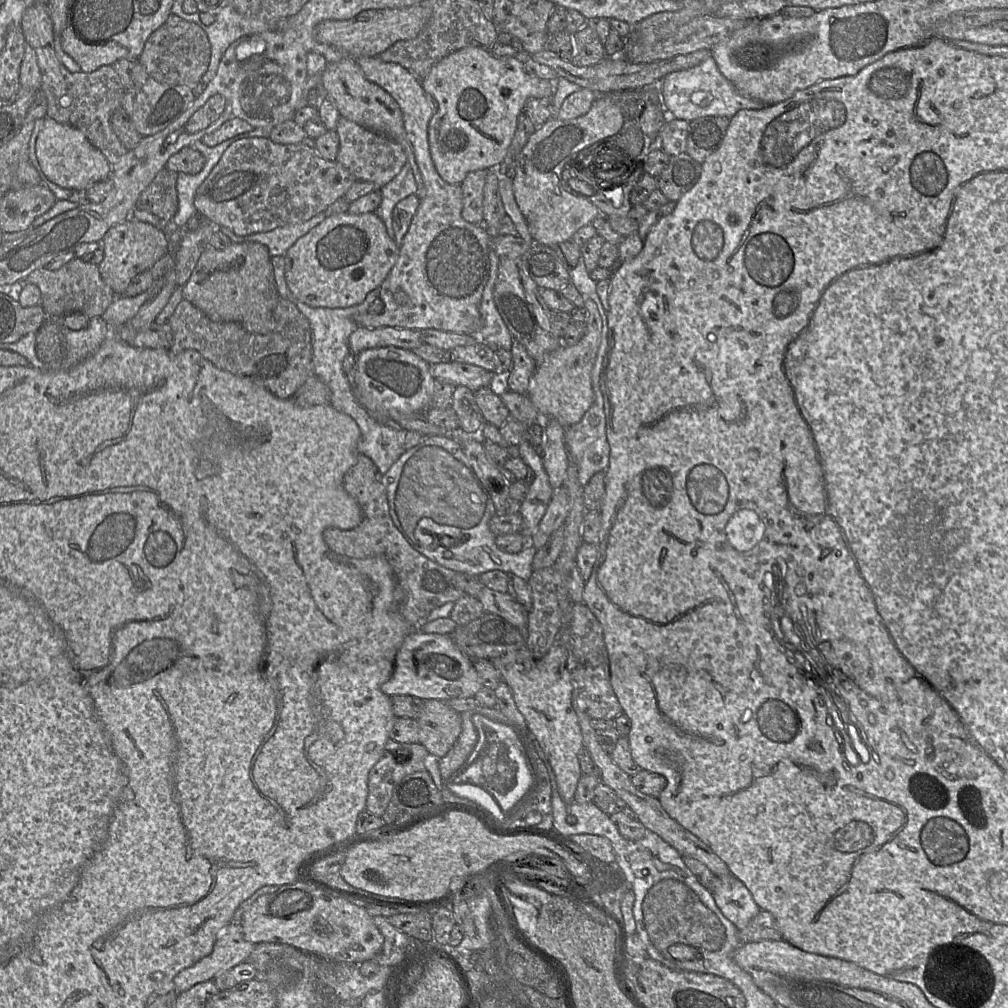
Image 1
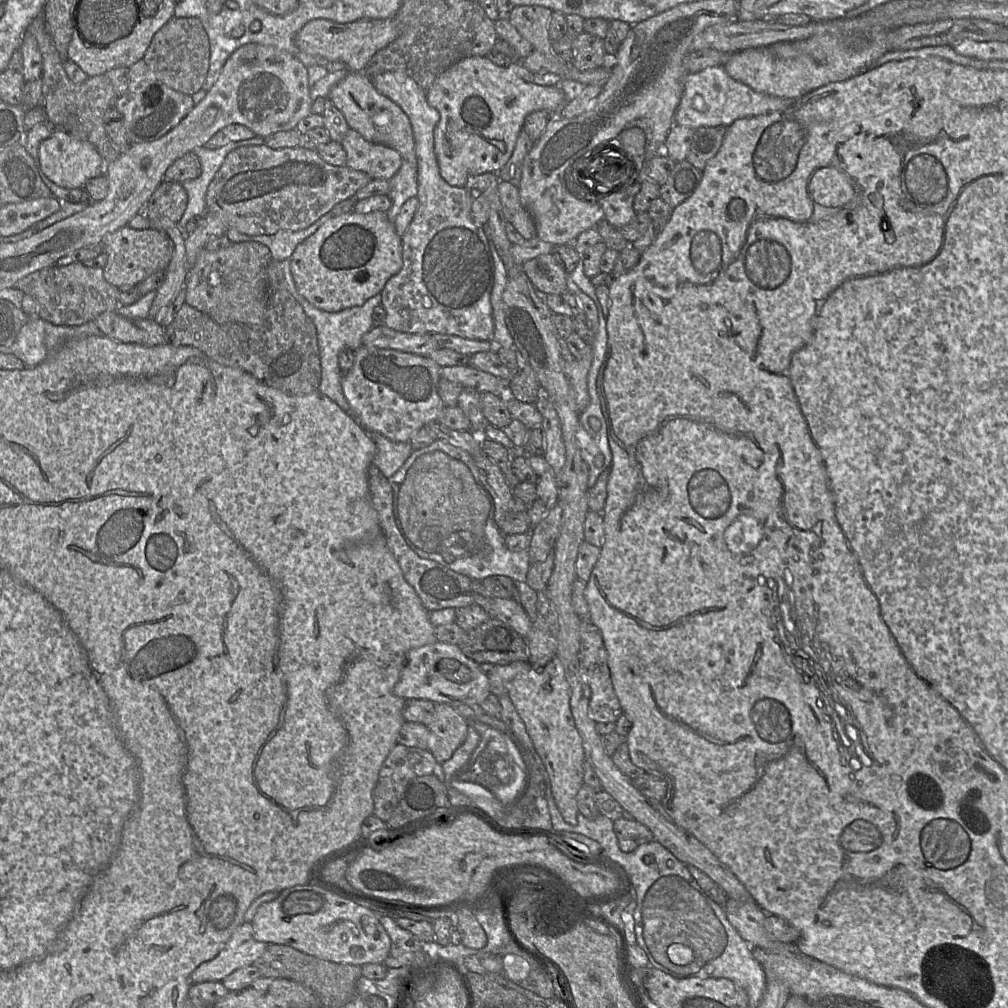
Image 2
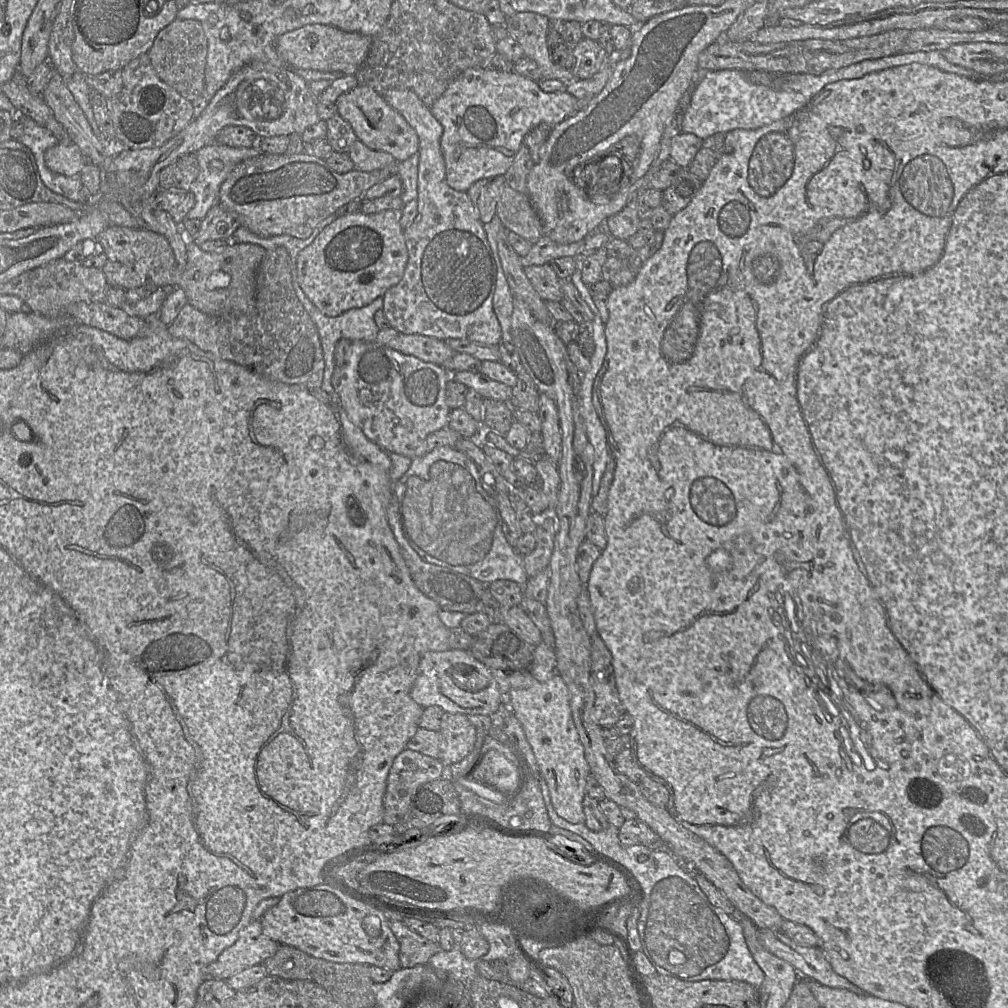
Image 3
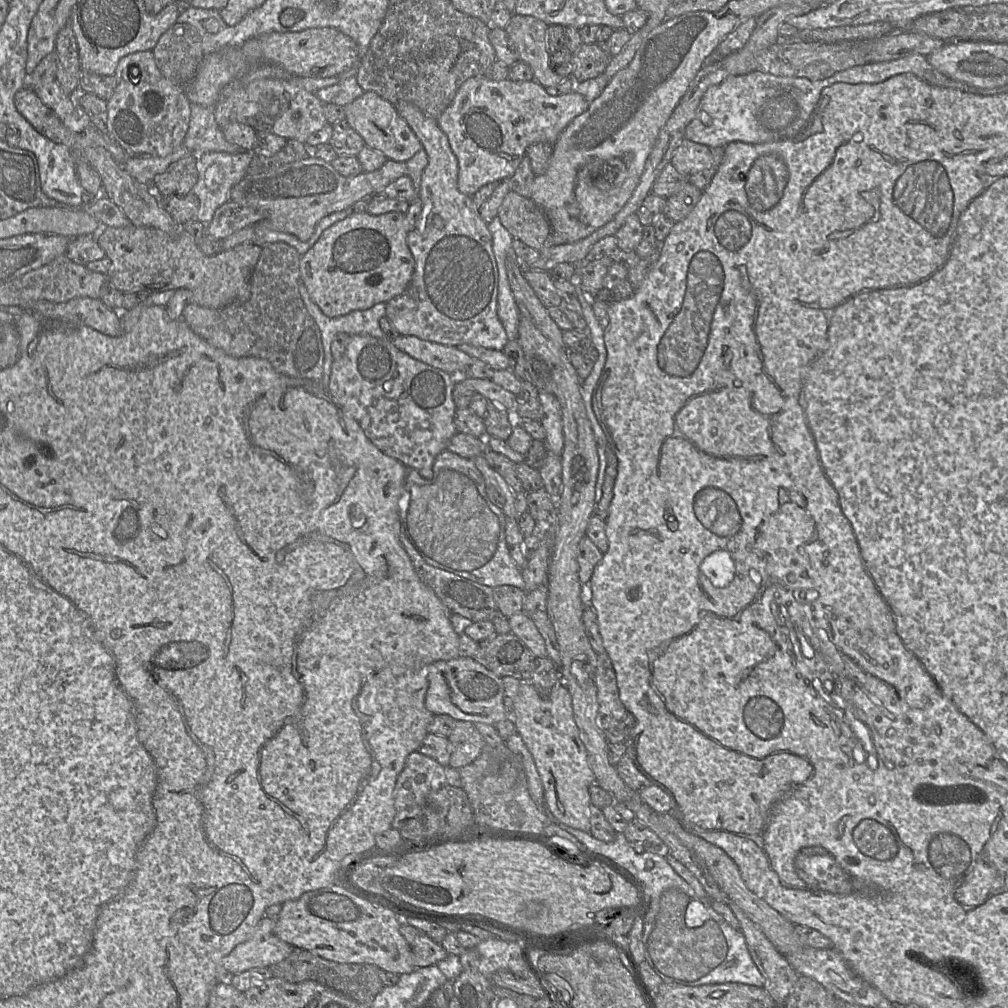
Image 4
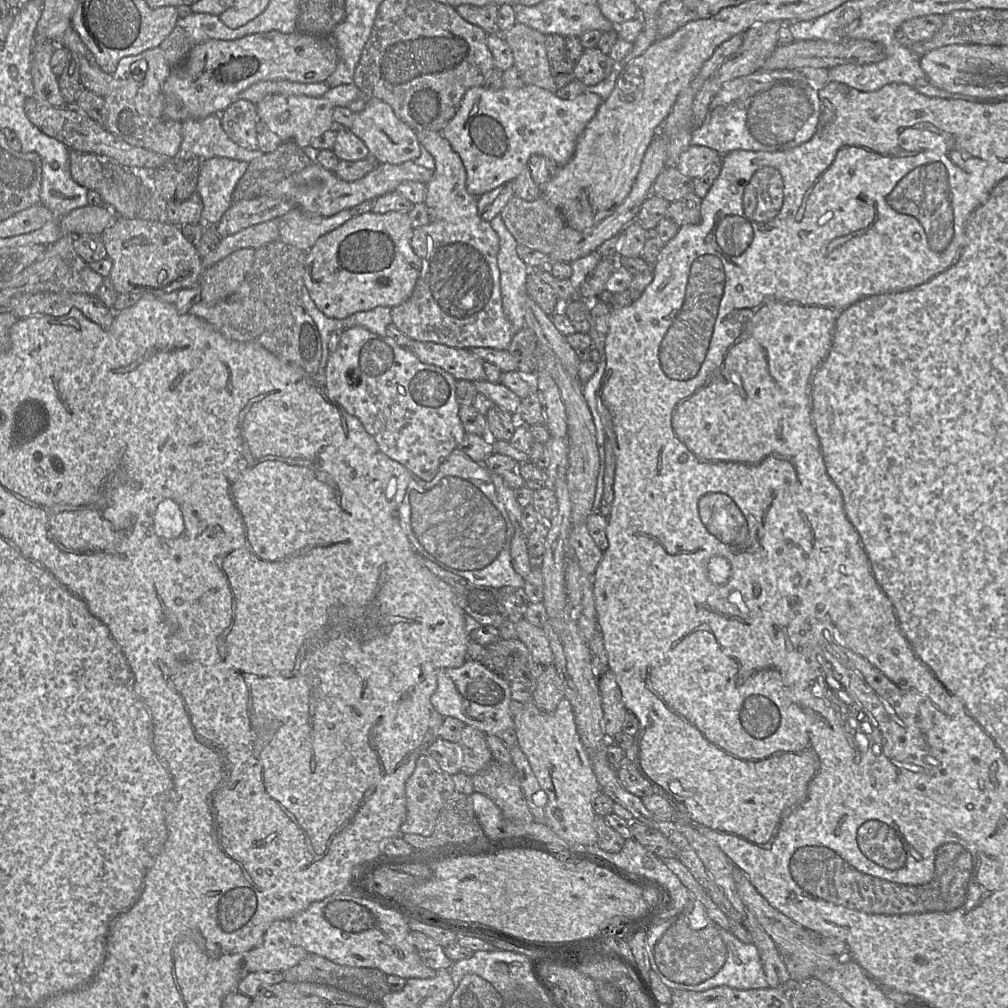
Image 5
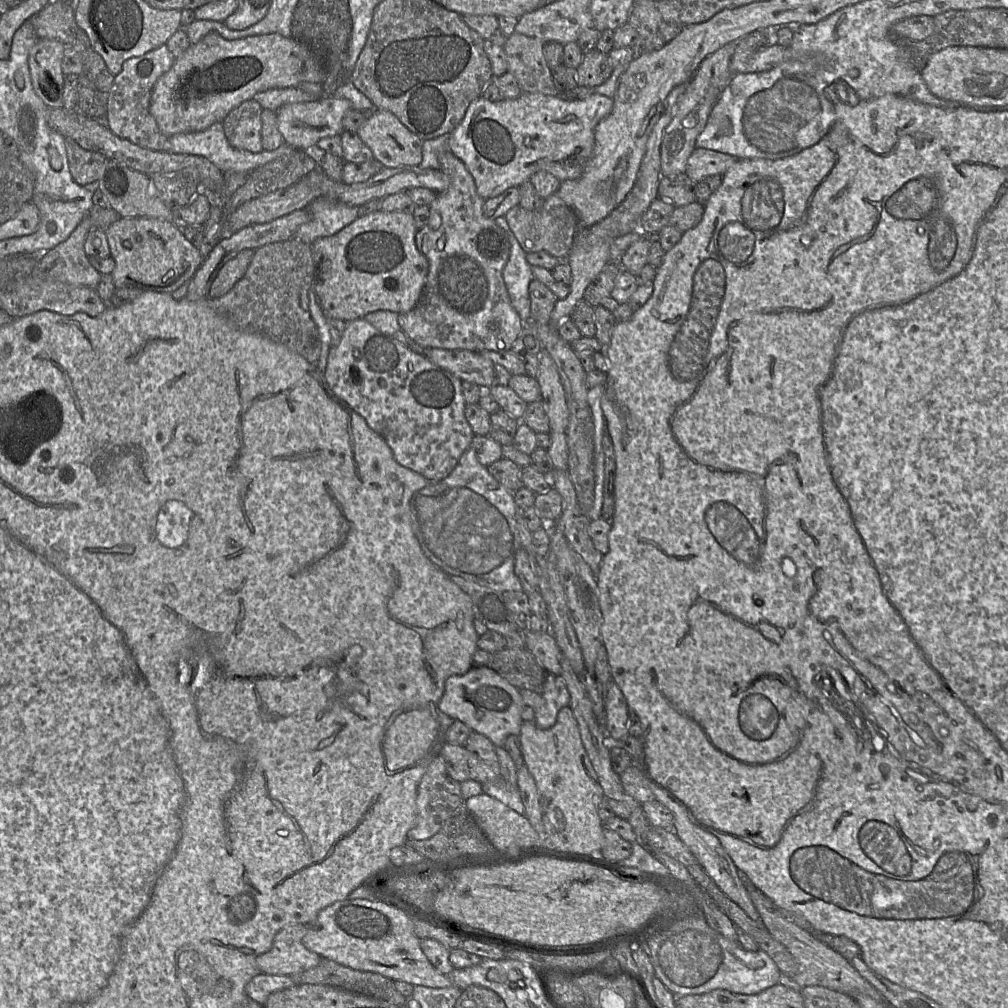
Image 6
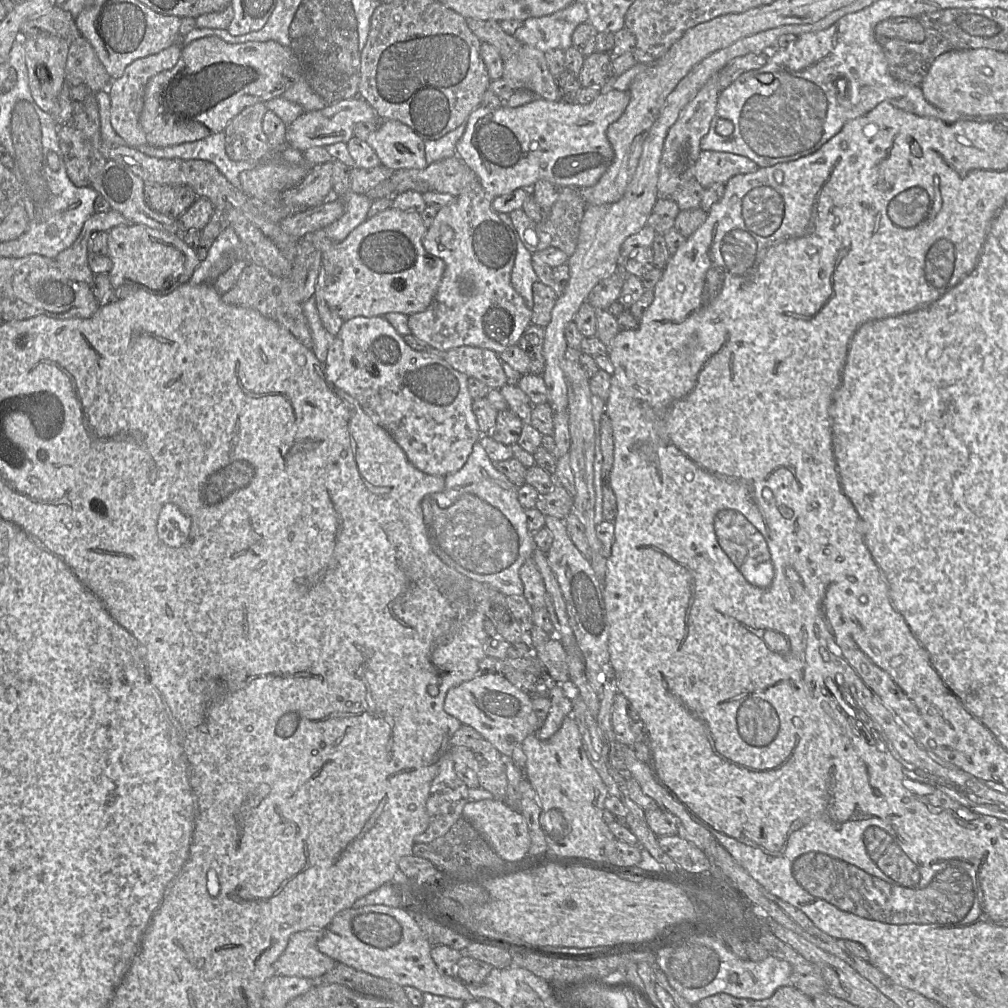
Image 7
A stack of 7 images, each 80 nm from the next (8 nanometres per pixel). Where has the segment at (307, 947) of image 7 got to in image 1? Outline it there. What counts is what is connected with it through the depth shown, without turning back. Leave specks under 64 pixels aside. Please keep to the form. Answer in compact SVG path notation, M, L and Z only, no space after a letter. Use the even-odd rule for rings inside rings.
M230 923L218 933L213 951L193 966L179 972L174 984L179 992L197 983L212 980L218 974L245 962L255 948L244 939L240 924Z

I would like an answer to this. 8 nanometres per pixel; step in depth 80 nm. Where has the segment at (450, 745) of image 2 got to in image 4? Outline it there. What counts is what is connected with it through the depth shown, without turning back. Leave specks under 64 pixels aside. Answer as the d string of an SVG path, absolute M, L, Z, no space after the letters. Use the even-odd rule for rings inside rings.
M462 720L456 721L448 740L451 745L449 766L456 769L473 763L486 745L475 724Z

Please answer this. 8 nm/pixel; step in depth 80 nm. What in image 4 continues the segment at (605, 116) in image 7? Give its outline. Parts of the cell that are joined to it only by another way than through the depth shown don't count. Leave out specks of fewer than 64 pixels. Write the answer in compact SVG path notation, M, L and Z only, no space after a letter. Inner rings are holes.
M485 75L467 79L458 89L452 103L440 115L437 122L447 135L458 165L458 189L472 197L481 187L501 179L509 179L526 155L528 146L535 143L554 145L561 132L577 116L584 113L590 102L576 92L553 96L535 80L515 82L510 79L494 81Z

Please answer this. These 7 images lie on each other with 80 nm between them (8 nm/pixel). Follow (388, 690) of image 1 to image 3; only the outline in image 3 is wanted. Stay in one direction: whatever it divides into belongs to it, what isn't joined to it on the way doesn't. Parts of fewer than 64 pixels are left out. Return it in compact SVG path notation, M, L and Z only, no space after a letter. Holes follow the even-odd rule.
M459 649L425 653L420 661L417 676L410 695L412 699L423 708L436 705L442 708L445 712L460 713L467 716L490 716L501 704L498 686L490 669L476 660L469 651Z

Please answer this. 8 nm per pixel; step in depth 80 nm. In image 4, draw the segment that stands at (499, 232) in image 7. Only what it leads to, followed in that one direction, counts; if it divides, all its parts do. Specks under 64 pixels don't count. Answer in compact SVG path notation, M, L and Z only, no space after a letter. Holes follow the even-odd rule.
M406 101L394 106L421 142L428 164L422 173L419 188L421 215L407 236L407 244L415 260L414 272L407 289L386 303L386 317L400 335L413 335L450 346L469 344L502 351L509 340L497 315L499 274L488 224L477 212L472 197L458 189L458 160L437 120Z

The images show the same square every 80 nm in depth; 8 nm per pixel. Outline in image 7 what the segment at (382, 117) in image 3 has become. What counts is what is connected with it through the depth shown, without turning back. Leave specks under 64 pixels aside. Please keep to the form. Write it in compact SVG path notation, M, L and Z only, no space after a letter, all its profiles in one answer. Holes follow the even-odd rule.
M381 120L378 129L367 137L366 142L379 157L381 165L392 171L424 169L428 166L425 159L424 140L399 121Z

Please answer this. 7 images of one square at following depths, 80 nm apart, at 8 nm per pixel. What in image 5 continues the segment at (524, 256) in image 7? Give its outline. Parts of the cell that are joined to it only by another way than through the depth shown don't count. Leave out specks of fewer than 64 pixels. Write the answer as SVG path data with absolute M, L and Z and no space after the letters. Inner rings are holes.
M501 215L490 222L499 236L497 262L500 271L500 287L503 310L514 333L527 327L524 318L524 304L527 296L526 280L530 273L525 262L517 253L518 242L507 229Z

